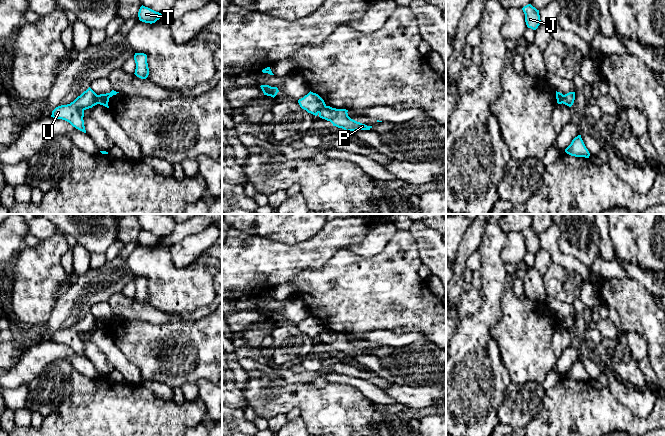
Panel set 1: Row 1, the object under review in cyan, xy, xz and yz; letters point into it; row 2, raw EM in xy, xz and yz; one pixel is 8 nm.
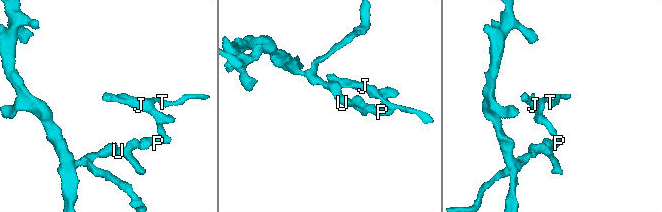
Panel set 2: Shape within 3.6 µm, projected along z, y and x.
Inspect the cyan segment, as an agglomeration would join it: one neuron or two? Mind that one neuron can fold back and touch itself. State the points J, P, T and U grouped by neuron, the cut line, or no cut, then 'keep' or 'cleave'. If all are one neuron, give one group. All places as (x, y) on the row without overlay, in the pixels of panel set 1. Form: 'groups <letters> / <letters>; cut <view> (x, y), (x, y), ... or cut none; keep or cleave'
groups J P T / U; cut xy (98, 319), (97, 327); cleave

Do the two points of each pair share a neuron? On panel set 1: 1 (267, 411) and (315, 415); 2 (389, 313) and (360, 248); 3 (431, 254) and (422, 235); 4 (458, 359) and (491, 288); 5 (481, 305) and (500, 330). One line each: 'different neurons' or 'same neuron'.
1: same neuron
2: different neurons
3: same neuron
4: same neuron
5: different neurons

